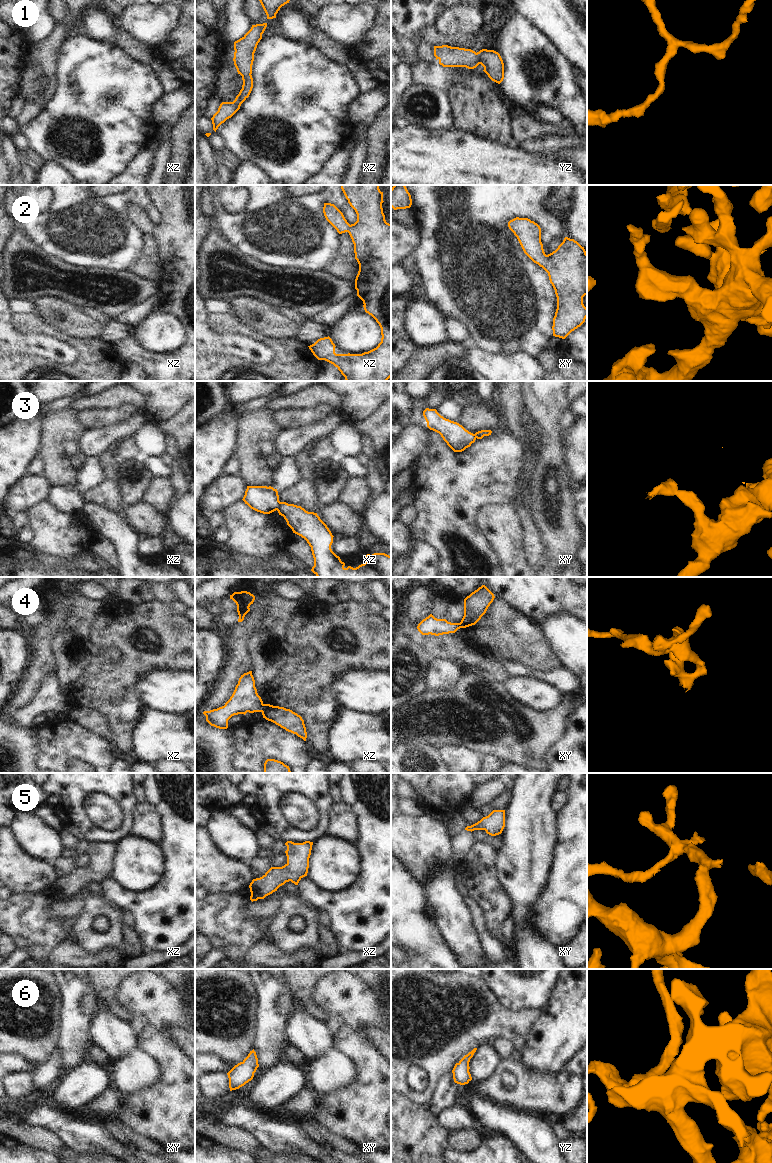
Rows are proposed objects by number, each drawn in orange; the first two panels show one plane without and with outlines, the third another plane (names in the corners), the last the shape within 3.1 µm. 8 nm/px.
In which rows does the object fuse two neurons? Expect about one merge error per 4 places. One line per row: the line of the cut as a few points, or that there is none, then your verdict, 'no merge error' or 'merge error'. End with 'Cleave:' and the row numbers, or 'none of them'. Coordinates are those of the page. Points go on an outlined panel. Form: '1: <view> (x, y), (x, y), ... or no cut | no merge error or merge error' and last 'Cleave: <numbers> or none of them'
1: no cut | no merge error
2: no cut | no merge error
3: xz (280, 502), (276, 509) | merge error
4: xz (265, 704), (261, 711) | merge error
5: no cut | no merge error
6: no cut | no merge error
Cleave: 3, 4

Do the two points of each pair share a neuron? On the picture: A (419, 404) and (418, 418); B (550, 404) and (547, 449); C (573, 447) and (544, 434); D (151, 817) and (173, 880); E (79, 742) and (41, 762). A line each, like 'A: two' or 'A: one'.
A: one
B: one
C: two
D: two
E: one

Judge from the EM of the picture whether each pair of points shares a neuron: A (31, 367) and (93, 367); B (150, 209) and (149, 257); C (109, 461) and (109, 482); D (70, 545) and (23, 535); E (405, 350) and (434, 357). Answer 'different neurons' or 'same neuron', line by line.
A: same neuron
B: different neurons
C: same neuron
D: different neurons
E: different neurons

